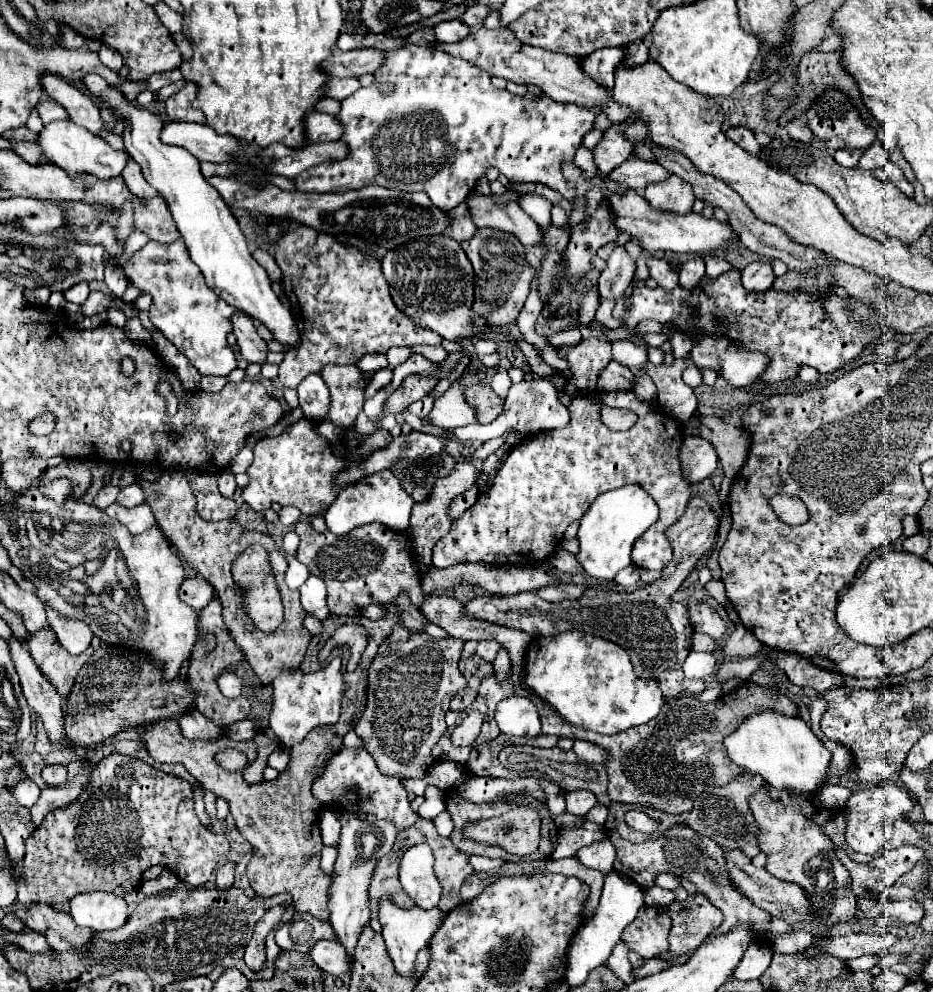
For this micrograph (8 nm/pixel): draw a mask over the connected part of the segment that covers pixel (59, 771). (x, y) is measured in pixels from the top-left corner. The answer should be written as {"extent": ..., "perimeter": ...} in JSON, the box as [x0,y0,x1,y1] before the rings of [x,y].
{"extent":[42,766,66,786],"perimeter":[[[44,766],[42,780],[48,786],[62,786],[66,784],[66,768],[64,766]]]}

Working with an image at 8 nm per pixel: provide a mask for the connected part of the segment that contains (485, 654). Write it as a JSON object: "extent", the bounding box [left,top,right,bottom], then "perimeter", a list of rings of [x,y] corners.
{"extent":[476,642,500,662],"perimeter":[[[478,642],[478,648],[476,648],[476,654],[482,656],[486,662],[494,662],[496,654],[500,650],[500,644],[498,642]]]}

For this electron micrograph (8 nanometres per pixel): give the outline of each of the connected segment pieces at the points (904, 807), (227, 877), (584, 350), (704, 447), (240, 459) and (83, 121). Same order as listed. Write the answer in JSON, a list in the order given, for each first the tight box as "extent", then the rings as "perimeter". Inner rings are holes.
[{"extent":[844,784,914,854],"perimeter":[[[882,784],[872,790],[862,790],[852,794],[852,802],[844,808],[848,816],[848,828],[846,828],[846,842],[852,850],[862,854],[878,854],[884,844],[891,839],[894,822],[910,812],[914,807],[910,794],[903,787],[896,784]]]},{"extent":[216,862,234,890],"perimeter":[[[226,862],[216,874],[216,890],[230,890],[234,884],[234,864]]]},{"extent":[564,338,612,396],"perimeter":[[[596,338],[582,340],[578,346],[570,348],[566,354],[566,360],[570,364],[574,378],[568,380],[564,388],[566,394],[578,396],[578,394],[594,392],[596,378],[610,358],[612,358],[612,344]]]},{"extent":[680,436,718,484],"perimeter":[[[684,436],[680,446],[680,462],[682,462],[684,478],[690,484],[696,484],[712,476],[712,472],[718,466],[718,454],[712,442],[700,436]]]},{"extent":[229,446,254,474],"perimeter":[[[248,446],[243,447],[236,457],[232,458],[229,464],[229,469],[234,474],[246,473],[254,459],[253,451]]]},{"extent":[42,74,104,134],"perimeter":[[[46,74],[42,78],[42,86],[50,94],[50,98],[54,98],[68,110],[72,122],[84,126],[92,134],[100,132],[100,128],[104,126],[104,120],[100,118],[100,108],[94,104],[90,96],[86,96],[86,92],[54,74]]]}]

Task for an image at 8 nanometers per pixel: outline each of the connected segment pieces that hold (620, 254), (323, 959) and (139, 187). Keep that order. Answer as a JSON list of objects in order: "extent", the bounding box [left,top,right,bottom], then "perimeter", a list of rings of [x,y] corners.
[{"extent":[598,246,636,300],"perimeter":[[[616,246],[598,280],[600,298],[602,300],[604,298],[610,298],[610,300],[622,298],[630,280],[634,278],[634,272],[636,272],[636,262],[630,258],[630,254],[626,252],[624,246]]]},{"extent":[310,940,352,976],"perimeter":[[[318,940],[310,948],[310,958],[312,962],[316,962],[316,966],[320,966],[320,970],[332,976],[340,976],[344,972],[350,972],[352,968],[352,962],[348,960],[348,956],[332,940]]]},{"extent":[122,160,158,200],"perimeter":[[[134,160],[128,162],[128,166],[126,166],[126,170],[124,170],[122,176],[124,176],[124,182],[126,182],[128,190],[130,190],[136,198],[140,198],[140,200],[148,200],[148,198],[158,196],[158,192],[152,190],[152,186],[146,182],[146,178],[144,178],[140,166],[138,166]]]}]

